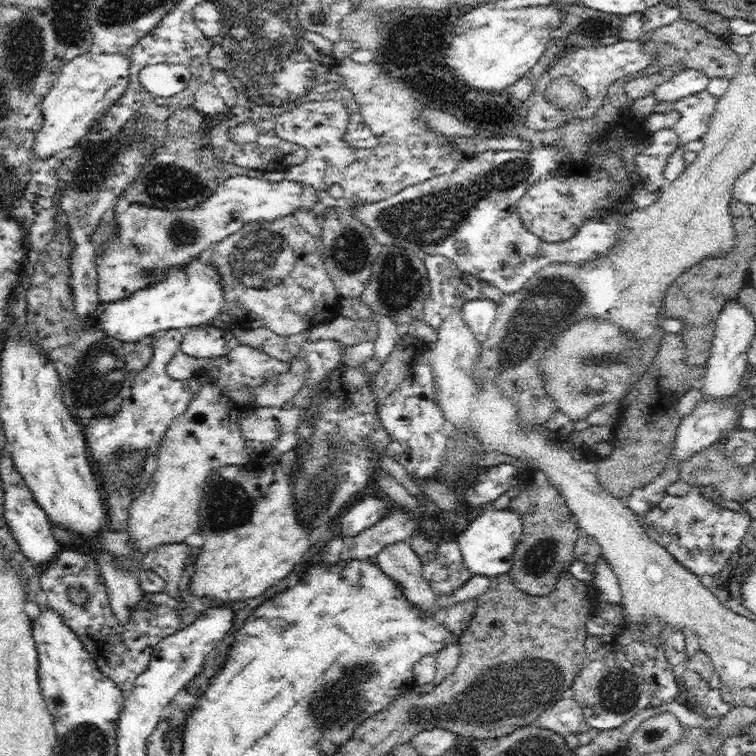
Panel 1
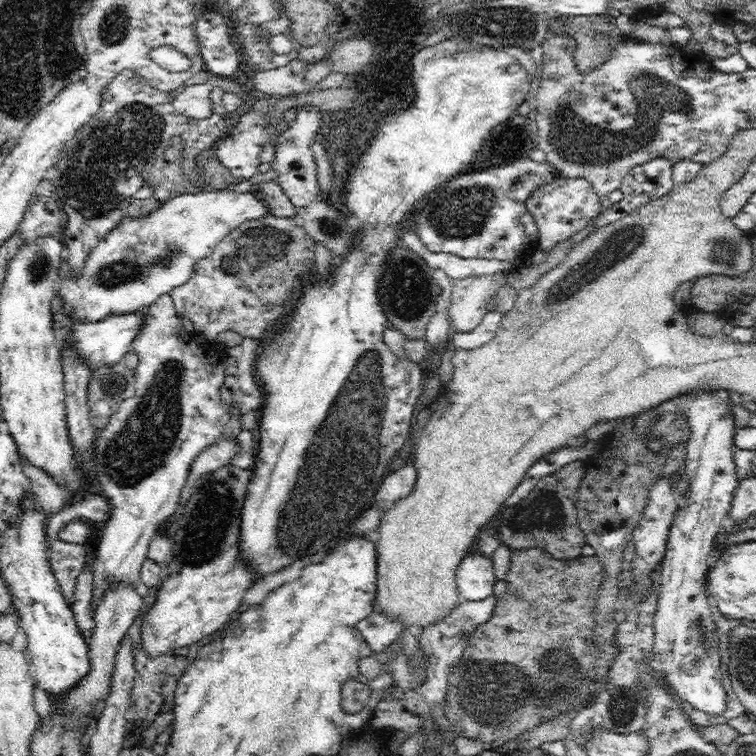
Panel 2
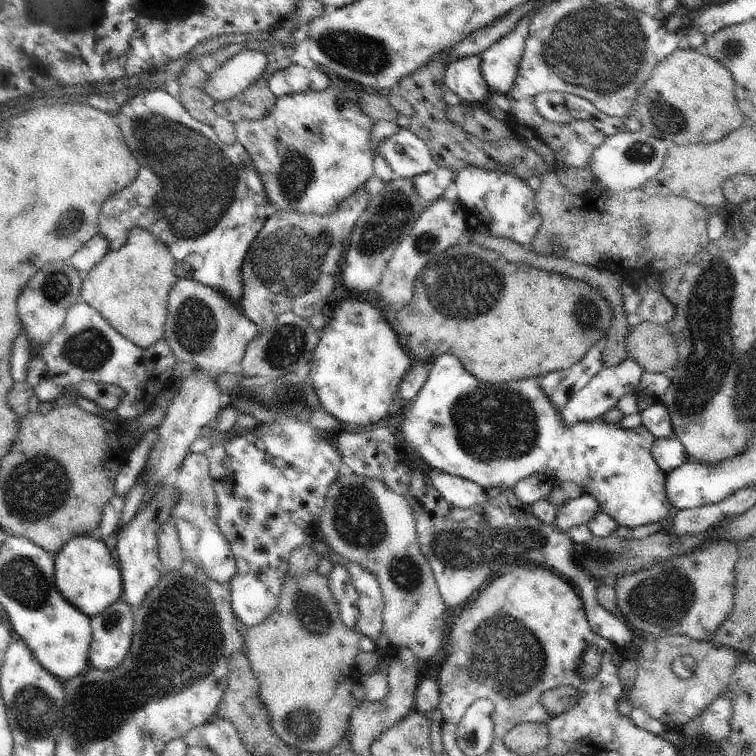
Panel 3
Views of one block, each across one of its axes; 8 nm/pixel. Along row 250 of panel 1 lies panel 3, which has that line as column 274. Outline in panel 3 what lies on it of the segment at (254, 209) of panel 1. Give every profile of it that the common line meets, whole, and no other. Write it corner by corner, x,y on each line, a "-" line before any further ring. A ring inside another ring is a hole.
333,75
330,78
329,85
321,91
306,91
298,94
289,94
283,97
277,97
275,105
272,110
260,120
248,120
242,119
238,122
232,123
235,128
237,136
237,142
242,144
244,148
249,152
252,162
256,167
256,170
260,173
262,182
272,204
276,204
277,211
286,209
287,211
292,209
300,211
301,213
316,213
321,215
330,214
332,211
337,211
339,204
348,198
357,188
360,188
373,175
373,164
375,157
375,148
377,144
373,141
372,129
376,124
373,118
370,118
367,114
364,114
359,100
361,93
348,85
348,80

